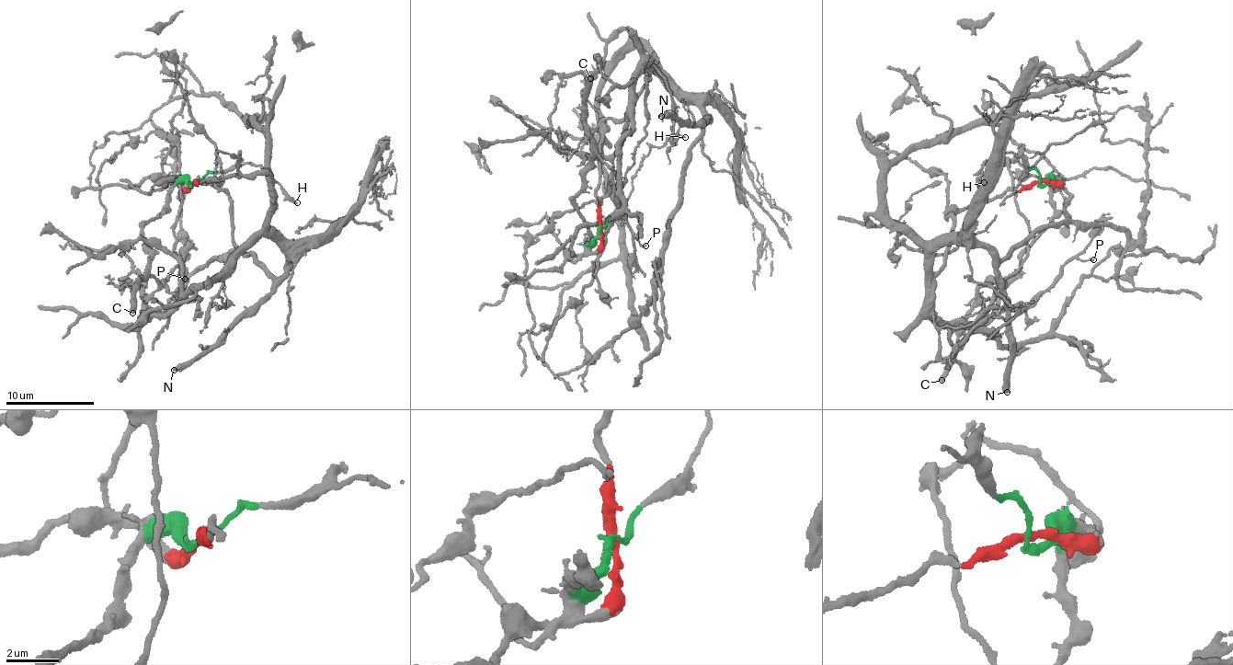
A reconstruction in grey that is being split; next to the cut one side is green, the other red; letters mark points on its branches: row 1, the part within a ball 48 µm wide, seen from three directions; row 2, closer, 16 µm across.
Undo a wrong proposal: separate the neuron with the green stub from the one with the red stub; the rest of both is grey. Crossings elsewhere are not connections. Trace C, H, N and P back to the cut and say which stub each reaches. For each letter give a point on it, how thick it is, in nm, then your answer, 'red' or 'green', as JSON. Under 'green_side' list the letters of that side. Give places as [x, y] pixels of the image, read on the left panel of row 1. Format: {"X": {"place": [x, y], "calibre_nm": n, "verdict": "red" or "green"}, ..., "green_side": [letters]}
{"C": {"place": [132, 313], "calibre_nm": 440, "verdict": "green"}, "H": {"place": [297, 202], "calibre_nm": 240, "verdict": "green"}, "N": {"place": [174, 370], "calibre_nm": 480, "verdict": "red"}, "P": {"place": [185, 279], "calibre_nm": 190, "verdict": "green"}, "green_side": ["C", "H", "P"]}

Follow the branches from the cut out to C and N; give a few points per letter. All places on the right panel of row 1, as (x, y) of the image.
C: (1039, 182), (1050, 185), (1052, 223), (1021, 258), (1021, 276), (1001, 292), (998, 312), (964, 344), (941, 381)
N: (1039, 182), (947, 214), (946, 264), (931, 266), (940, 246), (966, 240), (991, 258), (1012, 349), (1007, 392)

